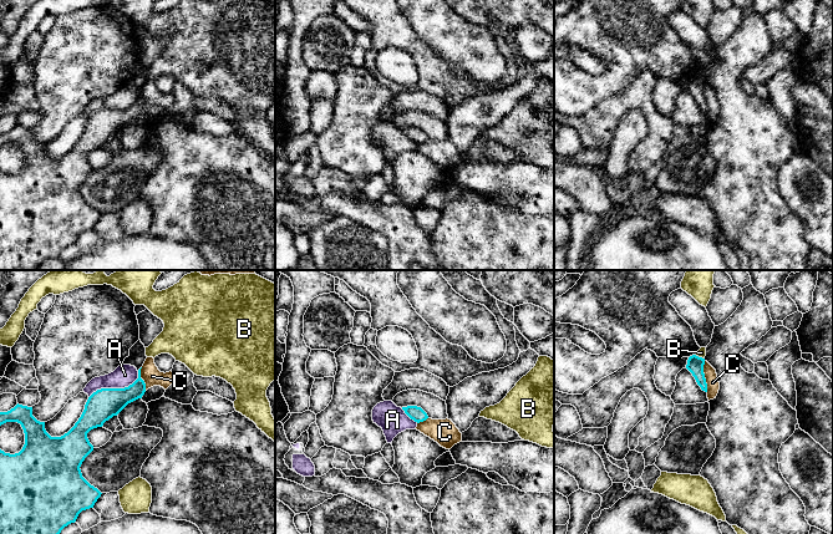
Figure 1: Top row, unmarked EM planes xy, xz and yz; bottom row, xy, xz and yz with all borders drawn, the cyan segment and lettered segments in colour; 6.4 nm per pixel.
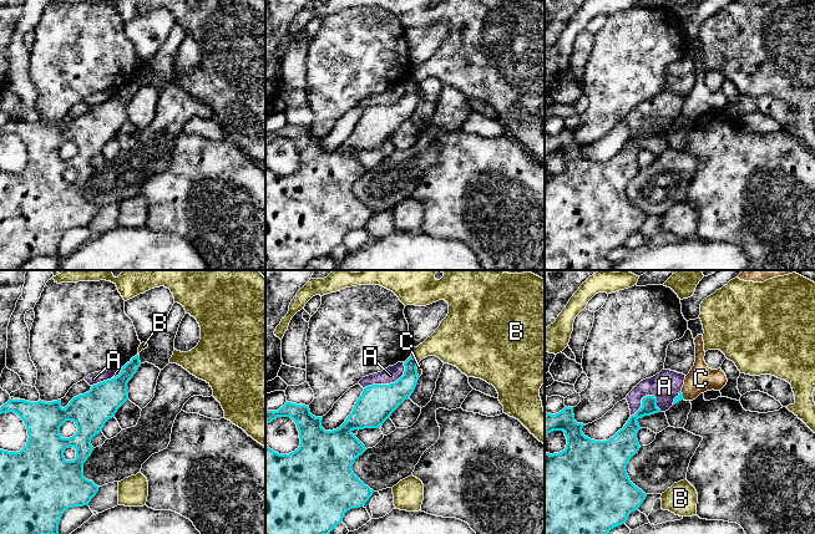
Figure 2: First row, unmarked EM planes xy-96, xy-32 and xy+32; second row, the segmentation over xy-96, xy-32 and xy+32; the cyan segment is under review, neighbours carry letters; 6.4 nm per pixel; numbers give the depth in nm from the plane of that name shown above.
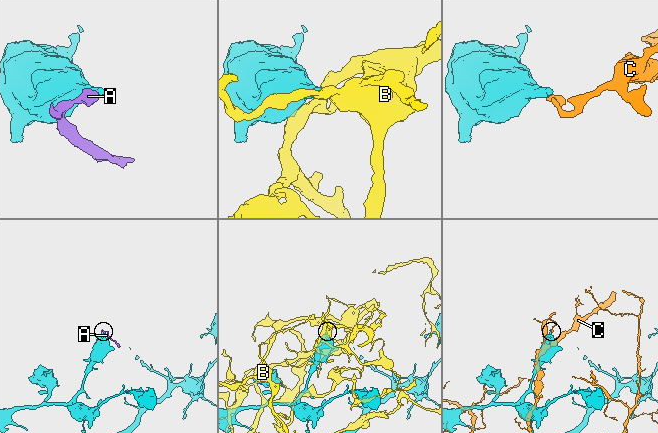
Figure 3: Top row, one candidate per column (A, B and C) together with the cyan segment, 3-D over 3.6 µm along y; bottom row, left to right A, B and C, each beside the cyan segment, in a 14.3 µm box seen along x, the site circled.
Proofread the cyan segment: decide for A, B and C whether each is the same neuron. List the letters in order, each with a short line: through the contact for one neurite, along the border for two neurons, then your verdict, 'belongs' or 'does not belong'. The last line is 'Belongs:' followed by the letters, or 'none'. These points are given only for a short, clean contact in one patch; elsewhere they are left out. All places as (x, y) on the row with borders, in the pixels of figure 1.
A: xy (138, 371), (138, 376), (127, 386), (101, 387), (89, 397) | does not belong
B: yz (695, 355), (704, 359) | does not belong
C: yz (704, 361), (704, 377), (707, 391) | does not belong
Belongs: none

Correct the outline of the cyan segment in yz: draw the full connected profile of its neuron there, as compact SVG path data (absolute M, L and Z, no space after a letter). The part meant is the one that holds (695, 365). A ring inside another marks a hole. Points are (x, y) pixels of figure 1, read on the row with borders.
M692 355L687 360L686 368L692 373L701 390L707 392L704 365L705 365L705 358Z

